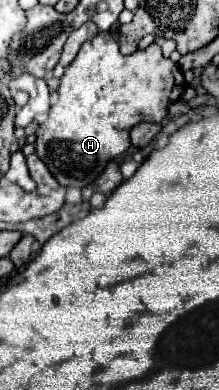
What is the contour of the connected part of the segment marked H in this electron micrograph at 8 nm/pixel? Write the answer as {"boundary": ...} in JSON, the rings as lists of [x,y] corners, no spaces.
{"boundary":[[[98,33],[86,41],[76,59],[66,67],[58,85],[58,101],[50,107],[48,119],[36,131],[36,153],[48,165],[50,173],[64,187],[86,187],[106,167],[108,161],[122,155],[130,147],[130,129],[140,121],[162,121],[168,113],[168,105],[182,97],[186,83],[178,65],[162,55],[156,43],[146,49],[138,49],[130,55],[122,55],[118,41],[110,33]]]}

